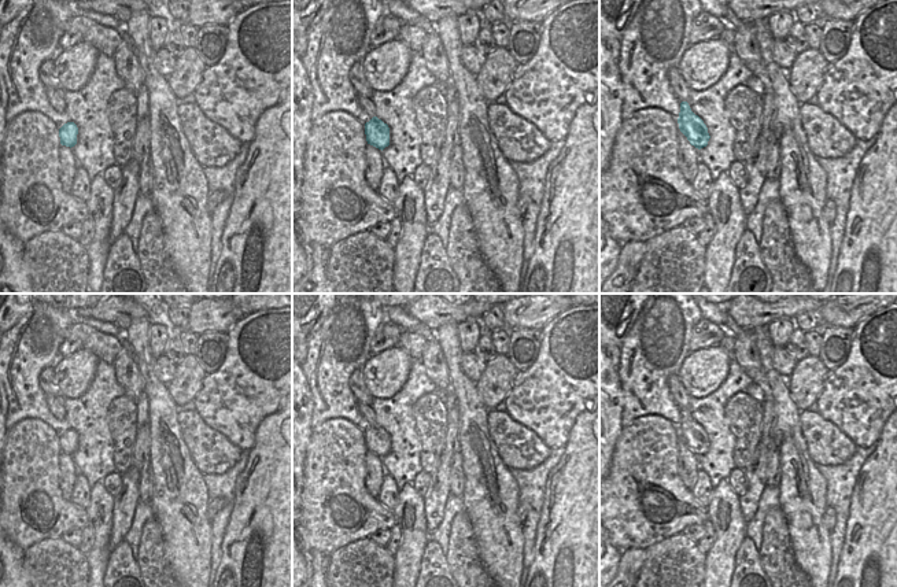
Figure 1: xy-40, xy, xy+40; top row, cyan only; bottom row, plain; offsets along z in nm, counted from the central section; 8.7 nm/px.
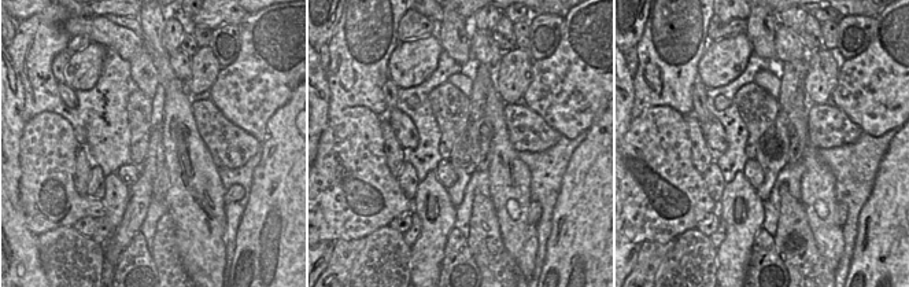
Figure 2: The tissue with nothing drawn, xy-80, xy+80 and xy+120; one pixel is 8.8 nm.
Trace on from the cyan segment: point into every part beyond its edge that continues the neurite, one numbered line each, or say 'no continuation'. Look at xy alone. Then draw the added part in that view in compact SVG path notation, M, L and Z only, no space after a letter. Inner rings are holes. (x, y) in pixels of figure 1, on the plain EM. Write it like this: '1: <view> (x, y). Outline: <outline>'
1: xy (365, 410). Outline: M358 402L357 407L370 425L376 424L376 414L369 405L363 405L363 403Z

